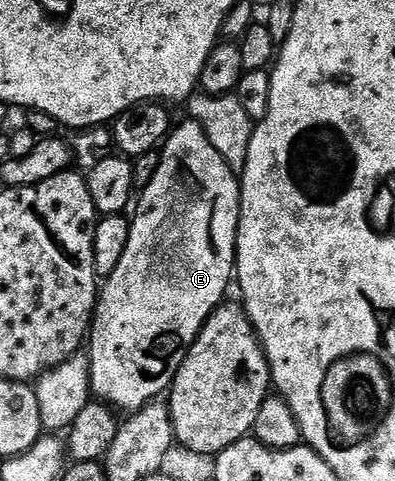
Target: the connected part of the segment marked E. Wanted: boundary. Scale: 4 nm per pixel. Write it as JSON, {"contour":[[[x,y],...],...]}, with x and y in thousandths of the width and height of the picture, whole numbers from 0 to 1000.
{"contour":[[[471,245],[463,258],[443,256],[430,281],[410,293],[395,331],[400,343],[385,370],[357,393],[337,435],[339,449],[329,457],[329,493],[314,520],[314,536],[304,536],[304,553],[266,576],[248,609],[248,628],[238,634],[238,663],[223,692],[223,746],[228,751],[228,813],[256,838],[276,840],[291,852],[311,859],[349,857],[367,840],[397,834],[400,823],[423,813],[441,796],[451,765],[466,753],[471,726],[484,723],[516,678],[516,669],[575,622],[572,605],[587,599],[597,574],[597,526],[603,522],[603,455],[608,453],[608,420],[613,418],[613,385],[597,358],[577,337],[549,318],[544,304],[529,293],[516,268],[499,252]]]}

